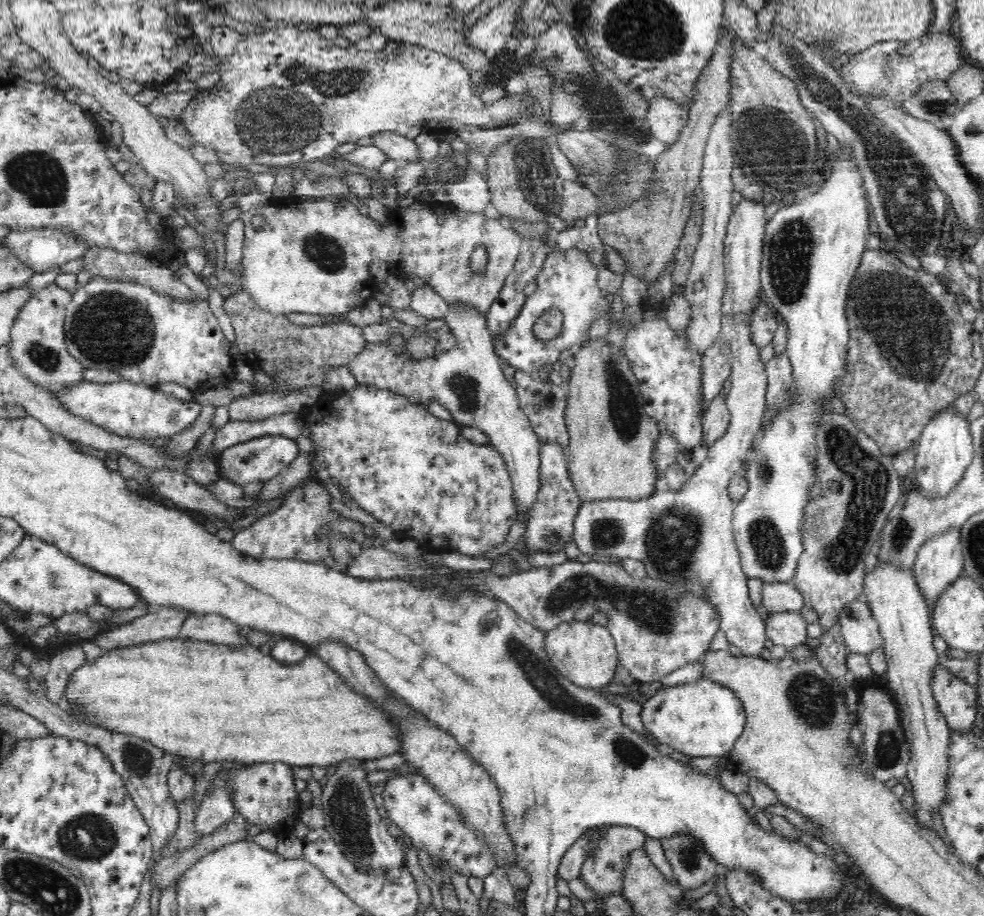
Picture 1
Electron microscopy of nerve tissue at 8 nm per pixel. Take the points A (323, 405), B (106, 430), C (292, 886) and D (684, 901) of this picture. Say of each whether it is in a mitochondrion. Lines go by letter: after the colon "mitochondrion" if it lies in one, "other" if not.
A: other
B: other
C: other
D: other

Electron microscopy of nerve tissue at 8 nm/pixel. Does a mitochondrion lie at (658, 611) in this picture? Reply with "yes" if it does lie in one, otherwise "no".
yes

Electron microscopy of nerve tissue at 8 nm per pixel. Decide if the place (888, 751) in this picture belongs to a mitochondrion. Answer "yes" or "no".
yes

